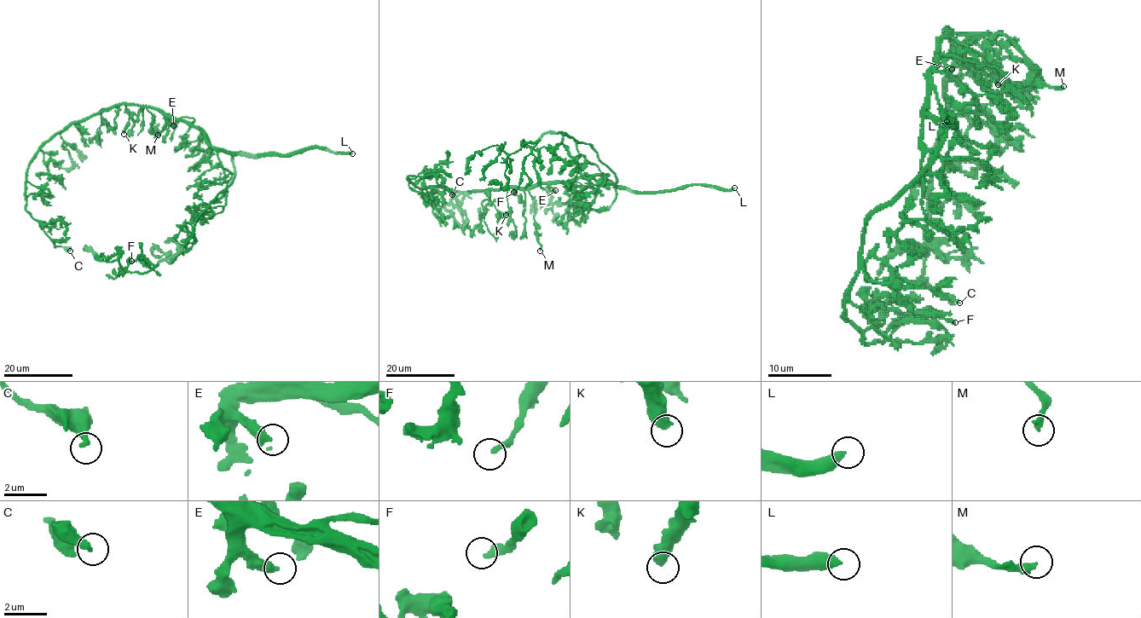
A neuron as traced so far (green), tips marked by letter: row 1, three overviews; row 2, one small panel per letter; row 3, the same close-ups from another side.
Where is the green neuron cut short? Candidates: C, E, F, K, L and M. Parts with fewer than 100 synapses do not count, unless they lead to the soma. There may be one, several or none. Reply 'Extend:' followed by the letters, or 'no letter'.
Extend: L

